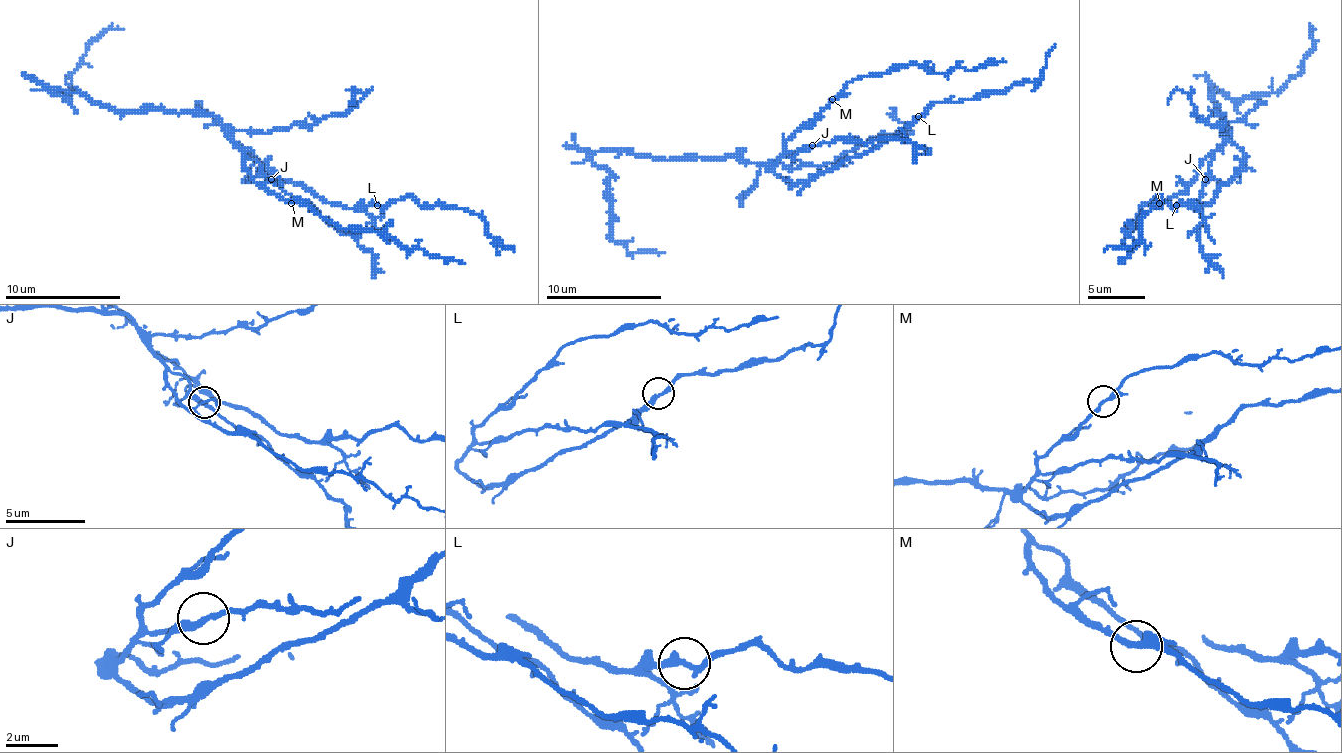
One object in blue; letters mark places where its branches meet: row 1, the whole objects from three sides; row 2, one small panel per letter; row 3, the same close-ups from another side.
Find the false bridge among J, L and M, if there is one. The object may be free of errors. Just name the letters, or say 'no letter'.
no letter

